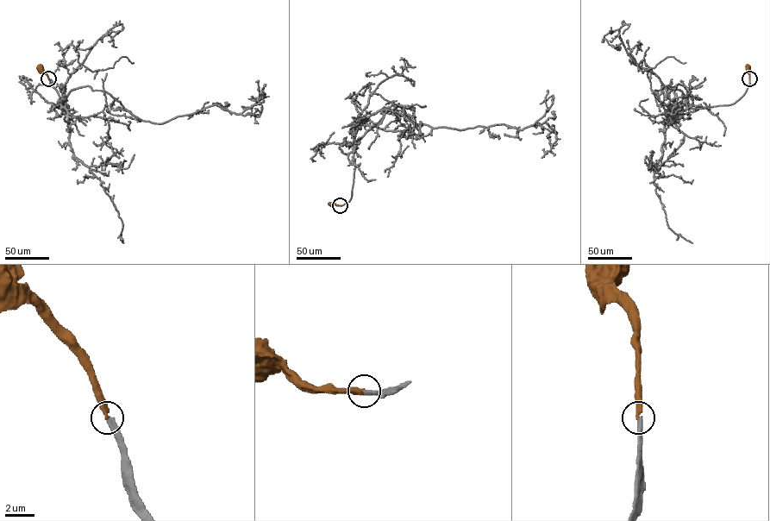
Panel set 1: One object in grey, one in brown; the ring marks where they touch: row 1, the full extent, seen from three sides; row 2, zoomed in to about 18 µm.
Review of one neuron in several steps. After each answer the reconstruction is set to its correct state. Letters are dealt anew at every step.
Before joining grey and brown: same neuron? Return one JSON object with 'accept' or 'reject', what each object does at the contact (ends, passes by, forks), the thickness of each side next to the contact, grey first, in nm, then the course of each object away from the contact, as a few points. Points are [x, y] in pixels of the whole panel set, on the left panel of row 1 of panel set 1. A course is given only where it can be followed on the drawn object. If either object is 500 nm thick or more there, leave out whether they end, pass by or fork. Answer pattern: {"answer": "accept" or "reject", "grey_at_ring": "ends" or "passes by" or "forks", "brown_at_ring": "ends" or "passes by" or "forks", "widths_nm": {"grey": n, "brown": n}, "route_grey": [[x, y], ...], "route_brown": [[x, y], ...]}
{"answer": "accept", "grey_at_ring": "ends", "brown_at_ring": "ends", "widths_nm": {"grey": 400, "brown": 340}, "route_grey": [[48, 78], [62, 109], [70, 91], [89, 86], [154, 123], [214, 104], [241, 114], [265, 97], [250, 99]], "route_brown": [[48, 78], [40, 68]]}

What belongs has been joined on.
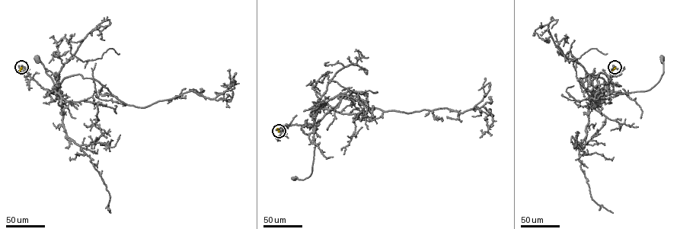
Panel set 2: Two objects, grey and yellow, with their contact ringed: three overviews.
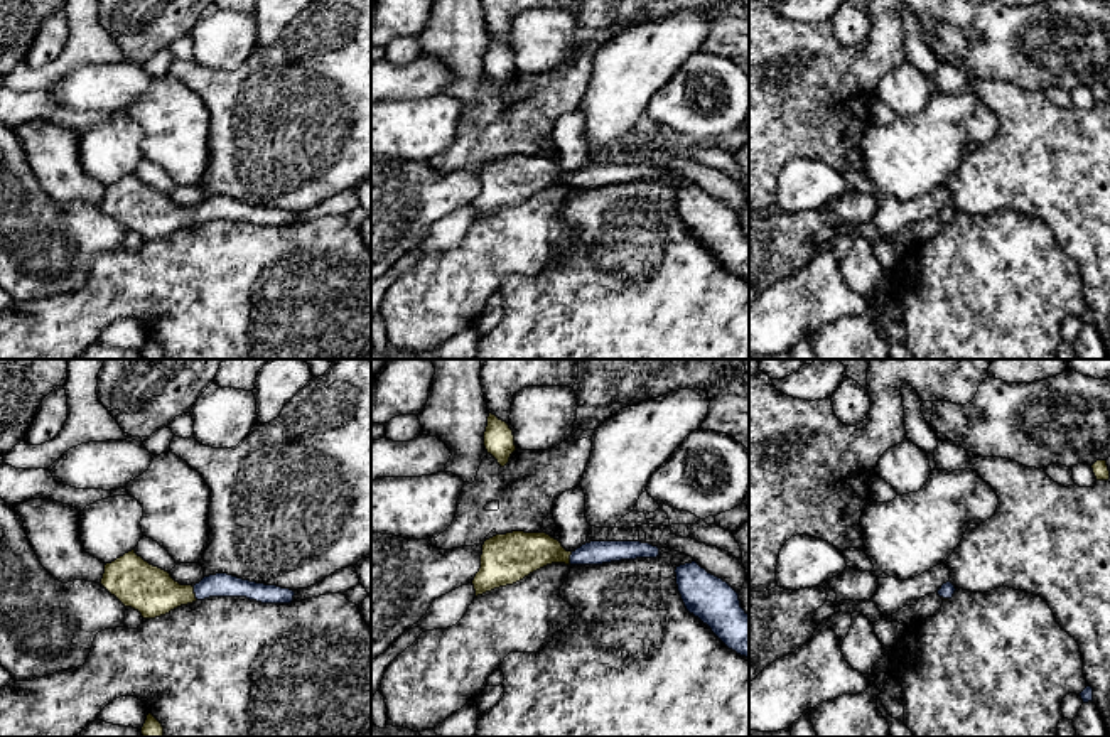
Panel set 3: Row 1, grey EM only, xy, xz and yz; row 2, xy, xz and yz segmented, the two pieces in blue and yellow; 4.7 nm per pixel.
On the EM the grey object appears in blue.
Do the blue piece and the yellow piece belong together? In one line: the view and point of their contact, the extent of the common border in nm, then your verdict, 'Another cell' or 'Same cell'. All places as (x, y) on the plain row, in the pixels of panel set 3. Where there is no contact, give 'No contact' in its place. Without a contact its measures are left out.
Touches blue at xy (194, 215). Shared border 70 nm. Same cell

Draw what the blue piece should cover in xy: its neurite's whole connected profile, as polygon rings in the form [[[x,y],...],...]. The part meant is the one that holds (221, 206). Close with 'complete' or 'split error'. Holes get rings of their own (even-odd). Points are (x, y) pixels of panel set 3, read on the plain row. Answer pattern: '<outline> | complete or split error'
[[[135,172],[106,186],[100,206],[125,229],[138,233],[143,241],[155,241],[209,219],[246,219],[261,226],[290,226],[295,218],[290,211],[256,206],[228,196],[204,199],[194,209],[181,207],[169,194],[150,187]]] | split error

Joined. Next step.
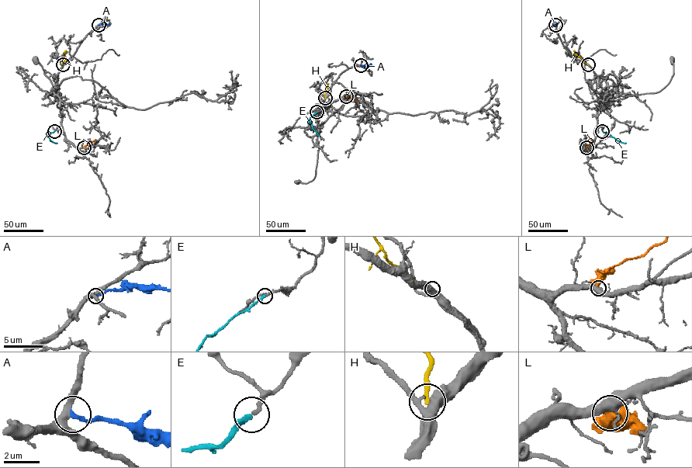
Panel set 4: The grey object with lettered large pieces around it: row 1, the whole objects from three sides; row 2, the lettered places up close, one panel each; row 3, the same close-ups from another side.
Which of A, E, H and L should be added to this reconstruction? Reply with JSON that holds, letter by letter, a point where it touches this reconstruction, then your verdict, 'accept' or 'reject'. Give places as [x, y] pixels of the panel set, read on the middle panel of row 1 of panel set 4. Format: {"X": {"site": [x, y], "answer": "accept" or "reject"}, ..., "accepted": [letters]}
{"A": {"site": [361, 65], "answer": "reject"}, "E": {"site": [316, 112], "answer": "accept"}, "H": {"site": [325, 98], "answer": "reject"}, "L": {"site": [346, 96], "answer": "reject"}, "accepted": ["E"]}

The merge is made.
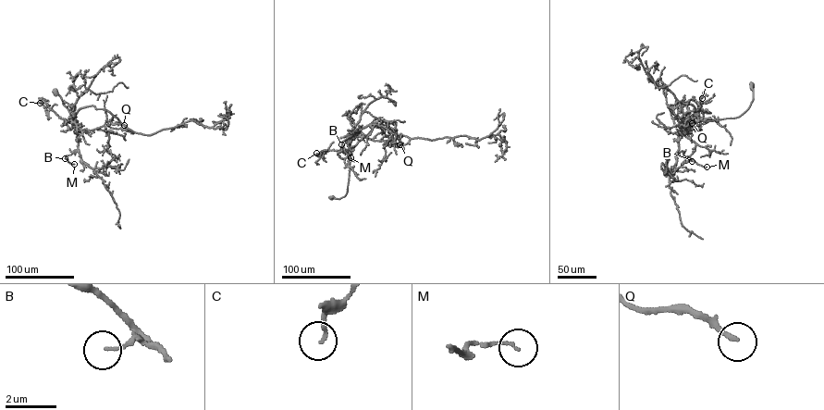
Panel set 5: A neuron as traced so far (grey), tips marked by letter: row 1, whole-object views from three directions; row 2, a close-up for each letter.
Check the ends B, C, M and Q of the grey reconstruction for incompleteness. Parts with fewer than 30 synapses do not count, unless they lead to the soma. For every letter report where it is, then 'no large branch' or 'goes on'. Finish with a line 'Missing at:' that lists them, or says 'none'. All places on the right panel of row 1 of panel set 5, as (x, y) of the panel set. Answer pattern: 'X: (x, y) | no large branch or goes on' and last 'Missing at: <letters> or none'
B: (692, 161) | no large branch
C: (702, 98) | no large branch
M: (707, 167) | no large branch
Q: (692, 123) | goes on
Missing at: Q

